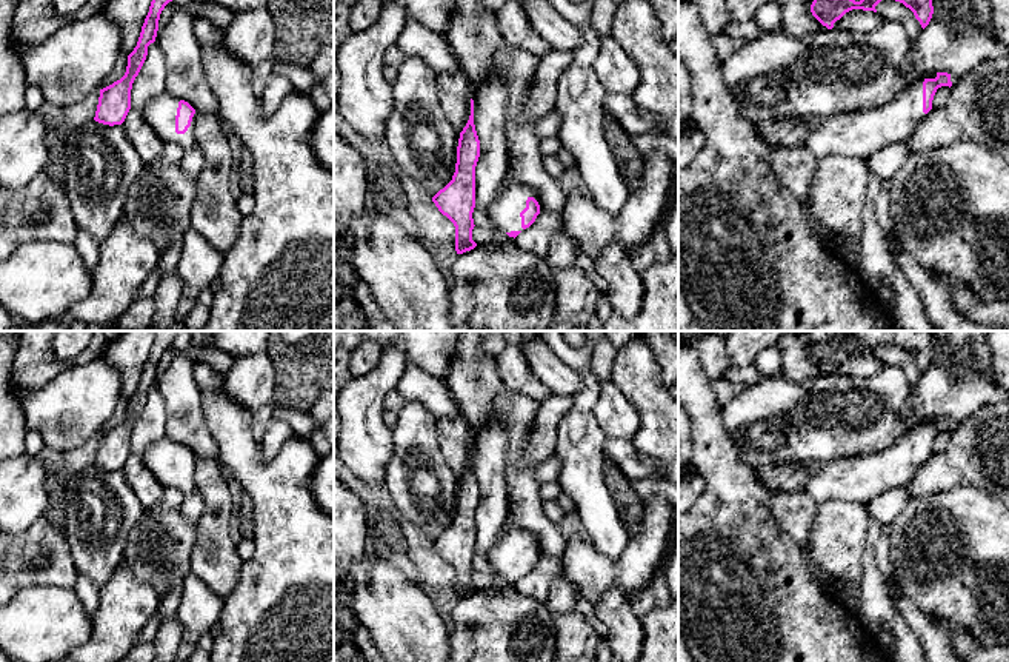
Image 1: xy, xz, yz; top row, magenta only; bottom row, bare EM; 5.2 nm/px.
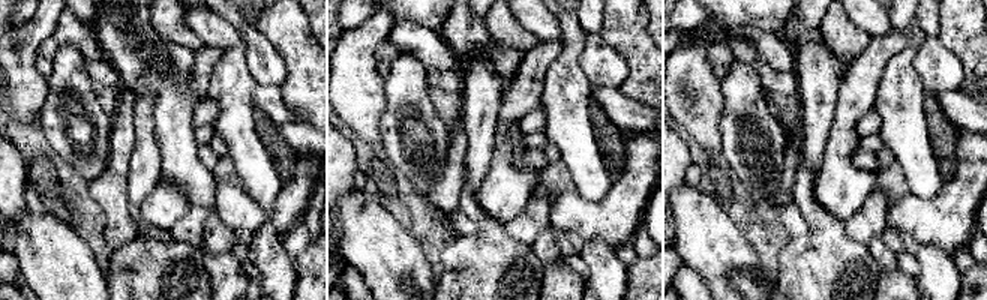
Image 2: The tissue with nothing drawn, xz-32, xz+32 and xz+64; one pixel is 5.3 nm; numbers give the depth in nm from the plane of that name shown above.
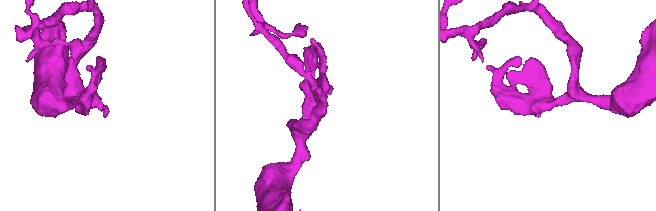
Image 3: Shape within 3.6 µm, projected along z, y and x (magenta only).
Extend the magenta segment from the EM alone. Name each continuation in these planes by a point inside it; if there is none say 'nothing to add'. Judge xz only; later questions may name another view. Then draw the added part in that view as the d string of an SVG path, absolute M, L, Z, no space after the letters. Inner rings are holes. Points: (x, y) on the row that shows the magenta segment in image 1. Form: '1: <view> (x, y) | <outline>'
1: xz (503, 213) | M509 162L504 183L488 209L492 228L503 234L526 231L521 228L520 212L526 208L526 200L529 197L534 197L538 202L538 192L512 176Z

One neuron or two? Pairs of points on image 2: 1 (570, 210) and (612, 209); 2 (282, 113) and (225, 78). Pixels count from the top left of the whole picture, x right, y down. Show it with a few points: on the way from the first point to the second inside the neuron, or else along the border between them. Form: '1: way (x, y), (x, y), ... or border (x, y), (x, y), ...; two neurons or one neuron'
1: way (581, 210), (602, 210); one neuron
2: border (257, 84), (252, 92), (254, 110); two neurons

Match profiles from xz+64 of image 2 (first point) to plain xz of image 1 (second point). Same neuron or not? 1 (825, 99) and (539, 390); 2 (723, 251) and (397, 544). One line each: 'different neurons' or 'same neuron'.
1: different neurons
2: different neurons

